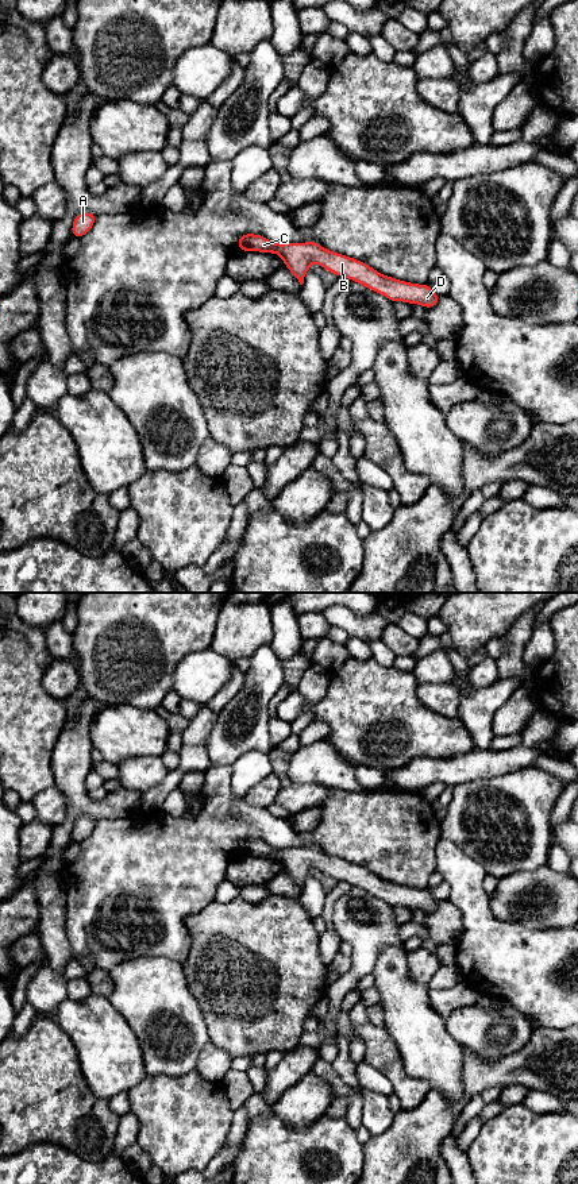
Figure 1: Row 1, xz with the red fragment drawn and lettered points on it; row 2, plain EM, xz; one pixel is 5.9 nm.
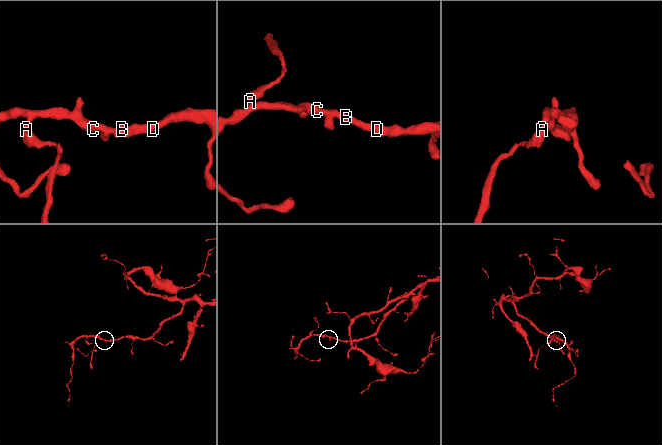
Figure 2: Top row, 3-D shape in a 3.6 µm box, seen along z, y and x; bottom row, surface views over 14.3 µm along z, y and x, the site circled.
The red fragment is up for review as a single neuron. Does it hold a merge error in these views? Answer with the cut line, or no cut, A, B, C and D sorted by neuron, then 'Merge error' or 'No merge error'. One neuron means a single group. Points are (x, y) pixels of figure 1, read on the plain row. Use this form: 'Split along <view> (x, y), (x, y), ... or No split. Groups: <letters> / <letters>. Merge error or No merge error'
No split. Groups: A B C D. No merge error

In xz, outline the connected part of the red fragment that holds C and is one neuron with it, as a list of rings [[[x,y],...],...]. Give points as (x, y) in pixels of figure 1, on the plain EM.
[[[244,838],[238,844],[239,856],[259,856],[278,859],[285,871],[304,888],[307,875],[312,867],[316,867],[323,873],[347,882],[351,886],[365,890],[370,895],[388,902],[392,907],[404,906],[408,909],[420,909],[425,914],[435,911],[440,906],[428,887],[416,890],[386,882],[369,869],[339,857],[325,855],[316,846],[305,848],[273,848],[262,840]]]

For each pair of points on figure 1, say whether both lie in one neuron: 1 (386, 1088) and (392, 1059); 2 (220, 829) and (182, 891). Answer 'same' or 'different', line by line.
1: different
2: same

